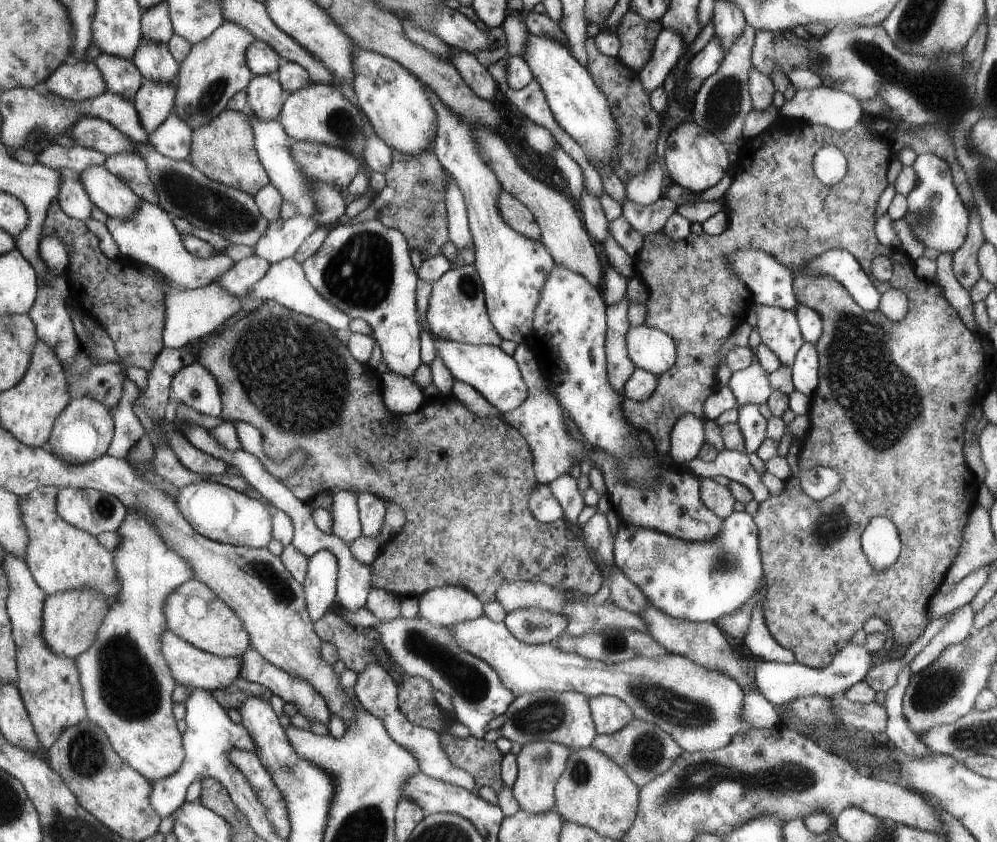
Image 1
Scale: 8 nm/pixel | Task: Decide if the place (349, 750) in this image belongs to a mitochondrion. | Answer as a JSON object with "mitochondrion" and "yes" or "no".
{"mitochondrion":"no"}

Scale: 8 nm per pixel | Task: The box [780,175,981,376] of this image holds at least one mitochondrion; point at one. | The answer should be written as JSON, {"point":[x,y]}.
{"point":[925,220]}

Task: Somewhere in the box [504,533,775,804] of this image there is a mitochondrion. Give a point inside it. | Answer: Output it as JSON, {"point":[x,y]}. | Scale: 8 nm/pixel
{"point":[664,703]}

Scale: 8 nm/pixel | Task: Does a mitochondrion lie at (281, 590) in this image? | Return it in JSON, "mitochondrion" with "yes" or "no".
{"mitochondrion":"yes"}

